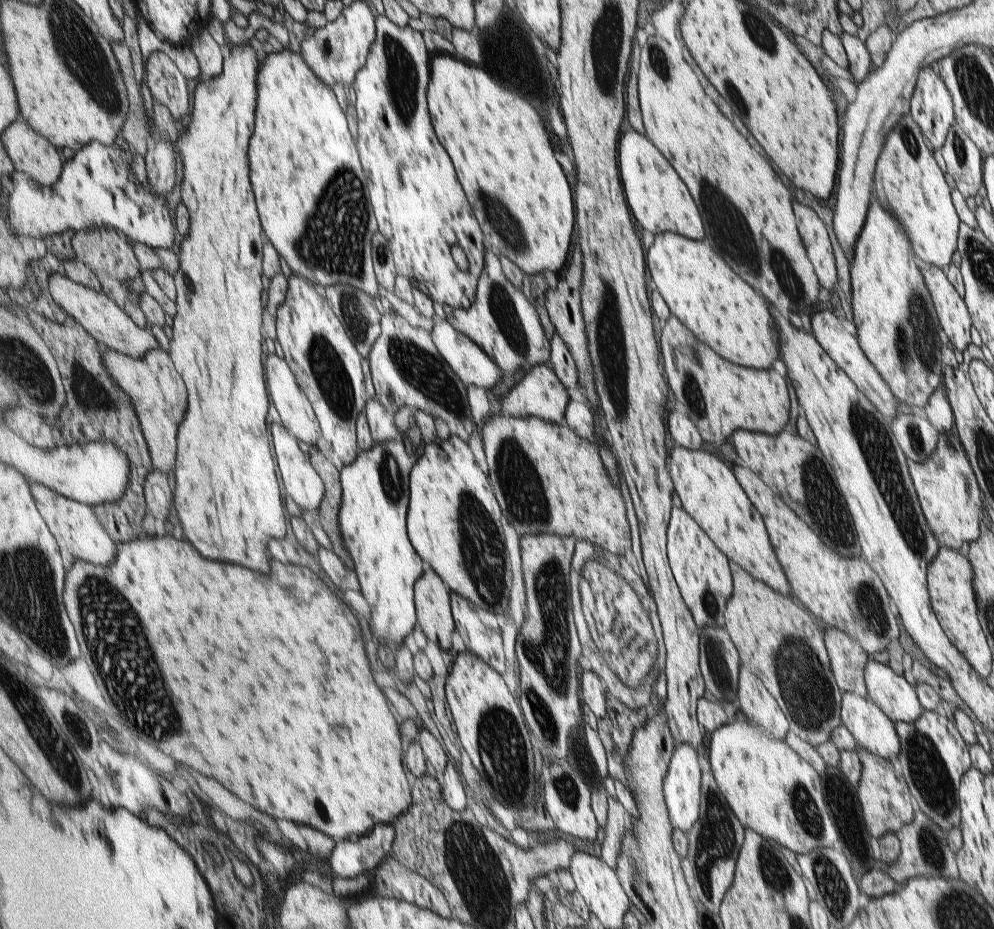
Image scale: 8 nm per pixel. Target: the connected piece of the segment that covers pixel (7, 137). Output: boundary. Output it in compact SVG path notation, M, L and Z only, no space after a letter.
M23 116L3 133L3 142L17 171L28 174L49 190L59 182L64 169L59 150L47 137L31 128Z

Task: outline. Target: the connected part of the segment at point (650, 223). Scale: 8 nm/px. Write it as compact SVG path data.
M631 128L625 130L619 139L618 165L631 214L641 229L651 232L652 236L668 232L694 241L704 240L703 223L694 199L667 159L644 135Z

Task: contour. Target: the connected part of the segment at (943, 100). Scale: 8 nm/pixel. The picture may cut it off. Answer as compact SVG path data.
M933 67L917 73L909 112L931 148L940 149L954 123L954 112L950 94Z

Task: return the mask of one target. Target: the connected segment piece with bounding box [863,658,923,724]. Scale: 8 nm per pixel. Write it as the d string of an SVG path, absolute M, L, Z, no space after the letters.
M869 658L864 664L864 685L868 699L879 707L879 710L886 714L886 717L892 722L902 722L911 724L921 713L922 708L917 700L914 688L911 687L902 676L897 676L887 665L880 664Z

